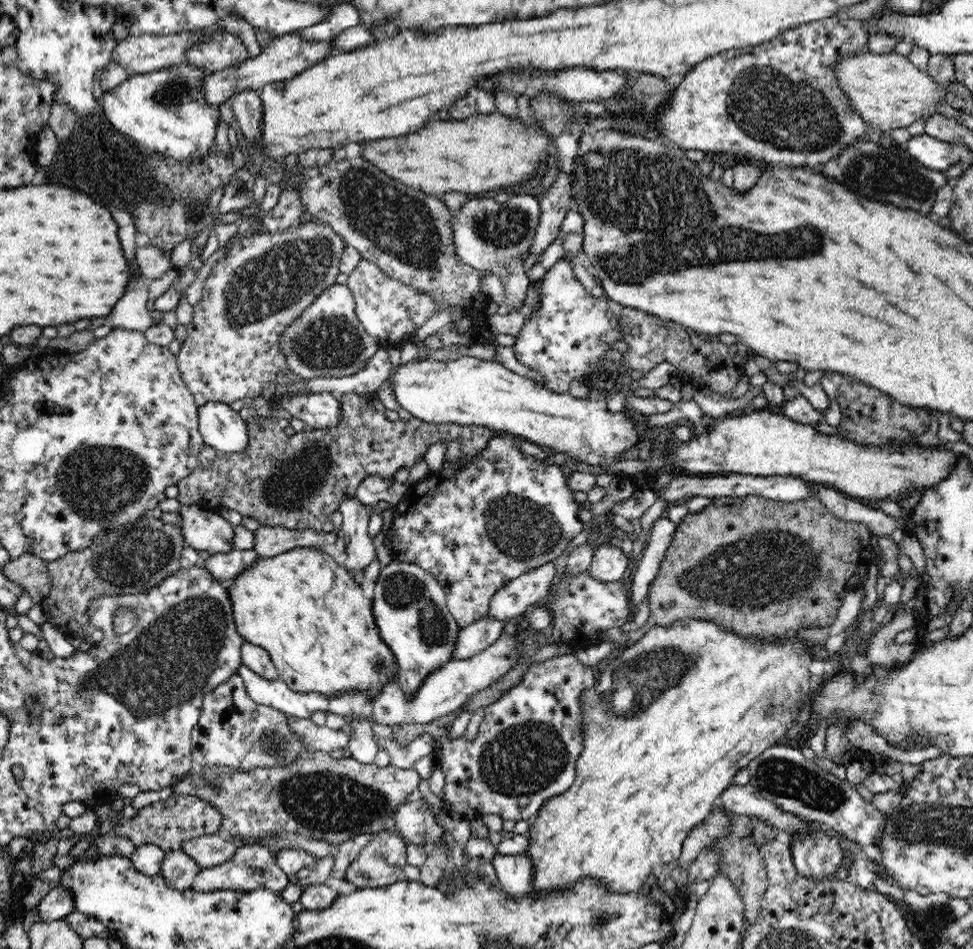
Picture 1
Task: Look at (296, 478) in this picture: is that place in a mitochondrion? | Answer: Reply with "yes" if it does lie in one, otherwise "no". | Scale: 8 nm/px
yes

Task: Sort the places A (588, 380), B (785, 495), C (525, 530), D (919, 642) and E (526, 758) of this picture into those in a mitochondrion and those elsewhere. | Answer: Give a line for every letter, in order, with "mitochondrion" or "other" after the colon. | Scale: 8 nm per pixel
A: other
B: other
C: mitochondrion
D: other
E: mitochondrion

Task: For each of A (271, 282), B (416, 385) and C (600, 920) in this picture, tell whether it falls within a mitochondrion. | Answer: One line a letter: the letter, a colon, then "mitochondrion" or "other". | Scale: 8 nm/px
A: mitochondrion
B: other
C: mitochondrion

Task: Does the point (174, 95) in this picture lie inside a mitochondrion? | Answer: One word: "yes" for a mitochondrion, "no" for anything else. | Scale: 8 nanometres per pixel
yes

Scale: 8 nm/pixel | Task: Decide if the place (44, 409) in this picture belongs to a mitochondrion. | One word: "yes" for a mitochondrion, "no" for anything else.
no

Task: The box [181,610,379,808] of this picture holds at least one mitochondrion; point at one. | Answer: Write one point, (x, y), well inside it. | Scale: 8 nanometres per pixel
(272, 743)

